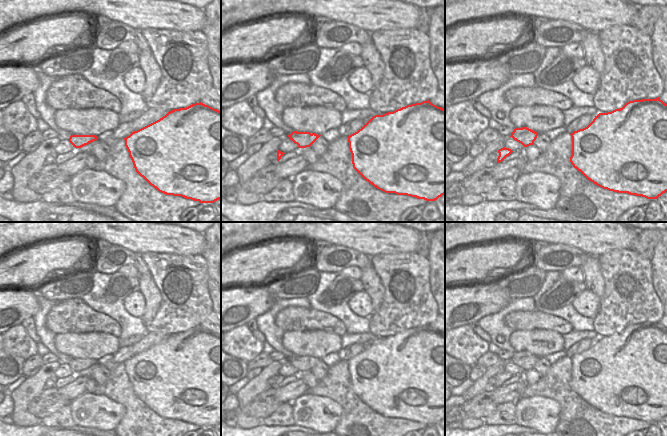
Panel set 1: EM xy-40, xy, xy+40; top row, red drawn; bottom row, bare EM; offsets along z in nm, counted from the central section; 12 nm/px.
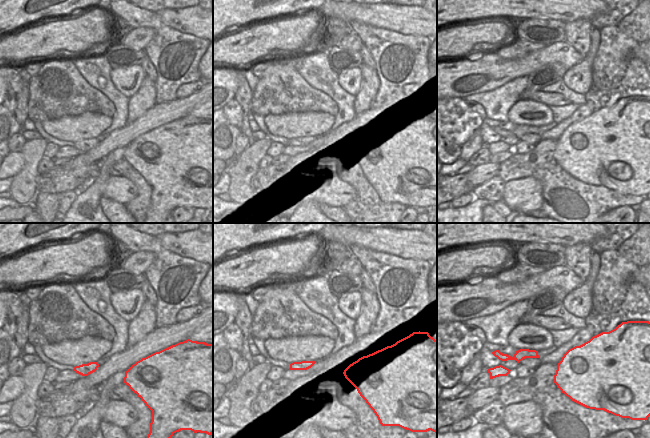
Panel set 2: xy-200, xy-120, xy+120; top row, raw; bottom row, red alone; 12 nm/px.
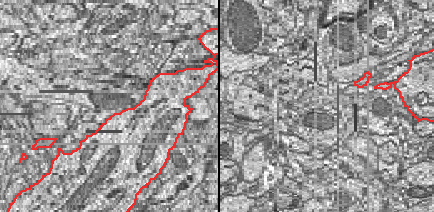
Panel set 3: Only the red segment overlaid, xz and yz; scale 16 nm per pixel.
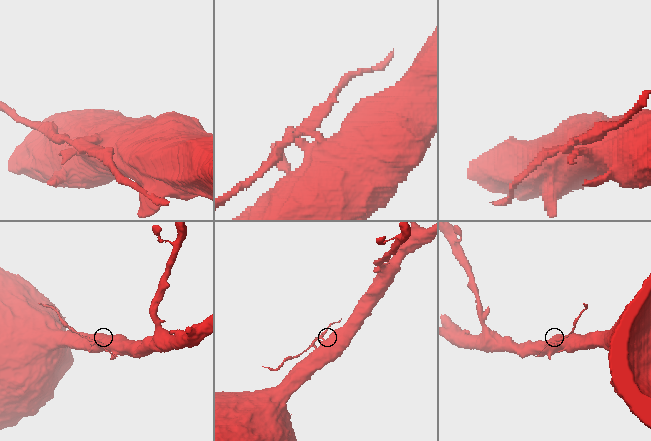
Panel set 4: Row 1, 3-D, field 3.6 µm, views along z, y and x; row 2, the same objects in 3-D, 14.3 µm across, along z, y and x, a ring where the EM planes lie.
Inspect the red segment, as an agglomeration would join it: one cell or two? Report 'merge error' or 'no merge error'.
merge error

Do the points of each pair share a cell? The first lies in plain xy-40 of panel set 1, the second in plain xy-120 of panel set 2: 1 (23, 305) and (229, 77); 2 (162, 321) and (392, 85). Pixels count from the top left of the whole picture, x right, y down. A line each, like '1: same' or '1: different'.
1: same
2: same

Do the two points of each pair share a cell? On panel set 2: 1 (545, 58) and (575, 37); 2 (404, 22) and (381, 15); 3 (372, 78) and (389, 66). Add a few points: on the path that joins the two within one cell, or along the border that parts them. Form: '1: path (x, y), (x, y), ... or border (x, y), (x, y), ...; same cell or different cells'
1: border (565, 40), (583, 57); different cells
2: path (398, 18), (387, 16); same cell
3: border (374, 69), (379, 79), (379, 88), (375, 97); different cells

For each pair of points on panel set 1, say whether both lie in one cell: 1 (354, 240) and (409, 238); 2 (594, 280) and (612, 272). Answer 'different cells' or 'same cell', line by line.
1: same cell
2: different cells

